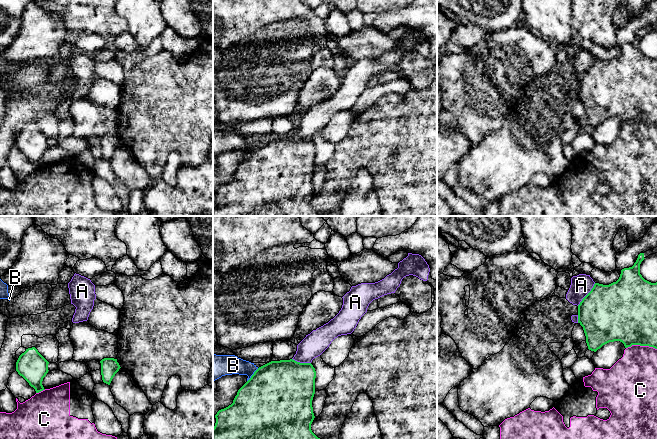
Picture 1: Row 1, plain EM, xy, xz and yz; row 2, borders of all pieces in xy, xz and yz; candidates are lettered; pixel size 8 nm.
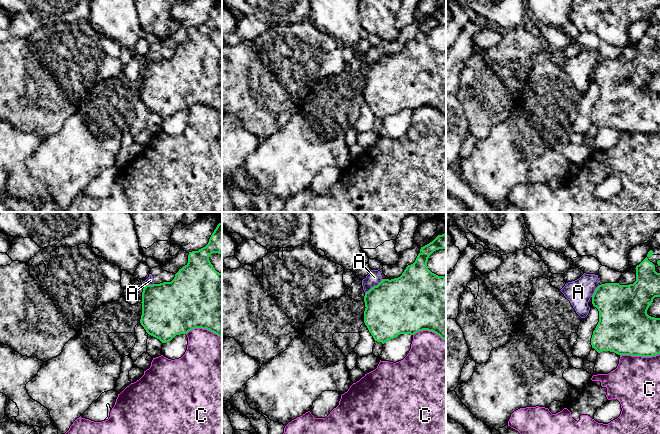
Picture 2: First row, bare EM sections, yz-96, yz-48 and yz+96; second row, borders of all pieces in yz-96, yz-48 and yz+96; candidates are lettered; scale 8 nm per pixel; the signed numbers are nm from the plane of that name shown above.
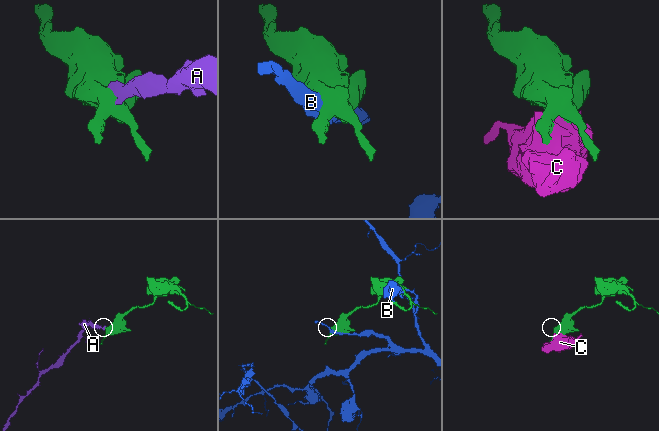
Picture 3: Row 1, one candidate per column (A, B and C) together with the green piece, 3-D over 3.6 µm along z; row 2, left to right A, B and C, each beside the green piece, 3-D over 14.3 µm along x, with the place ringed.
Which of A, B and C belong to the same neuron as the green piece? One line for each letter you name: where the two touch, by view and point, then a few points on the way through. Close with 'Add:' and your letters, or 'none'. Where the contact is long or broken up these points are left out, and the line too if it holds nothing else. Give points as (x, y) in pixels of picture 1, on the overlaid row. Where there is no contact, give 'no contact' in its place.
Add: none

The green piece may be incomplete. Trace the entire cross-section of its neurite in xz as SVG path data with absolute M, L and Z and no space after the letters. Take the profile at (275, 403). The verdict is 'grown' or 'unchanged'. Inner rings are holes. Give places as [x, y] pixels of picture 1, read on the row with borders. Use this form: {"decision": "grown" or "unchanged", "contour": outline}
{"decision": "unchanged", "contour": "M293 359L271 361L259 367L238 390L233 403L215 415L213 440L322 440L311 430L315 418L312 400L315 394L316 371L311 363Z"}

